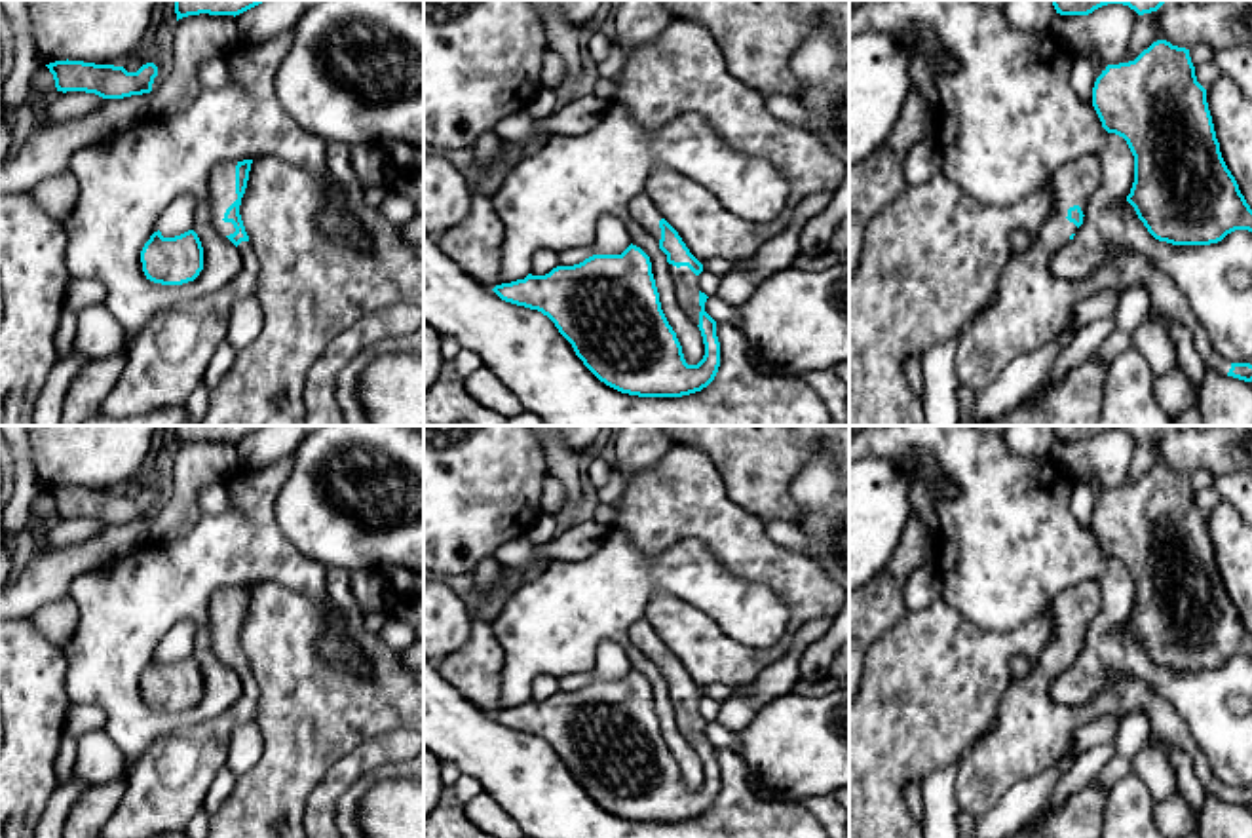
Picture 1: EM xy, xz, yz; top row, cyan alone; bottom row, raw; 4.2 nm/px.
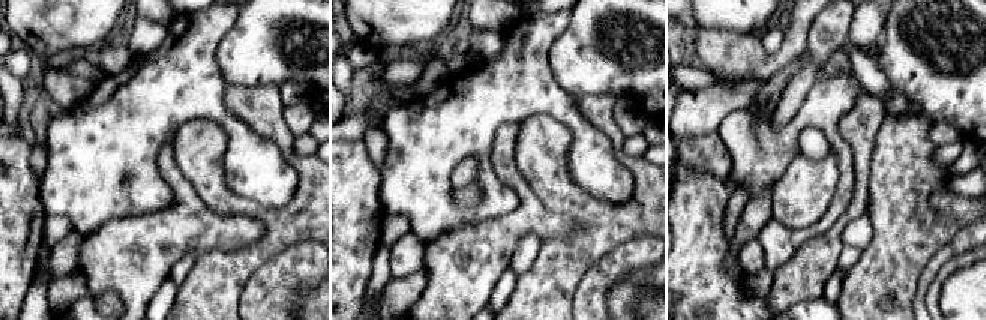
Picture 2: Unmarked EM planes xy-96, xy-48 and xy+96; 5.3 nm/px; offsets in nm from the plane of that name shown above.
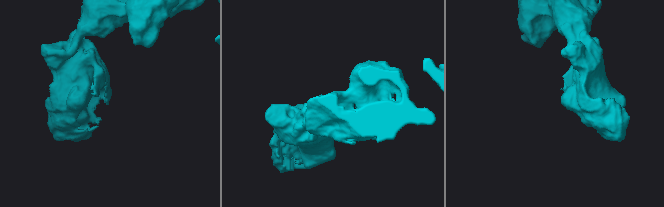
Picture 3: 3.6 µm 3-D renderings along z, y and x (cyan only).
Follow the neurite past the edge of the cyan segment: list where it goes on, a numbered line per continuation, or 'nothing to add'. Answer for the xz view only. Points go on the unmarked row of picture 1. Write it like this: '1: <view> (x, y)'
1: xz (686, 709)

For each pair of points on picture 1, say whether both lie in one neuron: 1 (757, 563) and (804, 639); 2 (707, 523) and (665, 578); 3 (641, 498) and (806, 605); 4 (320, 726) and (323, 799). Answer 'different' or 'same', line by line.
1: different
2: different
3: same
4: different

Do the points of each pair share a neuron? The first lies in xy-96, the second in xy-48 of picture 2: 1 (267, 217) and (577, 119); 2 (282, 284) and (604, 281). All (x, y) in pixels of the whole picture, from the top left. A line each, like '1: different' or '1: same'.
1: different
2: same

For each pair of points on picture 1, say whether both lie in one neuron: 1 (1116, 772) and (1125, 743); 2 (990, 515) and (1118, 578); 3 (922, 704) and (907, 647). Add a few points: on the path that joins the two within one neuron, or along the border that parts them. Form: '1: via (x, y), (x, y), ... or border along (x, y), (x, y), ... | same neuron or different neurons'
1: via (1119, 764), (1125, 751) | same neuron
2: via (1023, 546), (1072, 553), (1085, 561) | same neuron
3: via (922, 690), (920, 660) | same neuron

